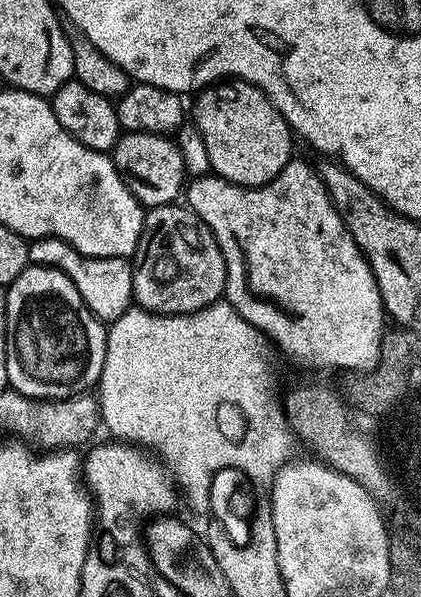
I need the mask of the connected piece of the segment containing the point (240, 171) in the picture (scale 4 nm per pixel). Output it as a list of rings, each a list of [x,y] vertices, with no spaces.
[[[228,78],[203,89],[196,98],[196,109],[191,109],[190,116],[196,119],[194,126],[206,142],[210,169],[215,175],[244,188],[260,188],[293,159],[294,133],[262,90],[244,80]]]

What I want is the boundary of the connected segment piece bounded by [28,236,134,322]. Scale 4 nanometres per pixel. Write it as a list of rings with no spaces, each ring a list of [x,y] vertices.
[[[44,236],[40,240],[33,240],[28,245],[29,265],[37,264],[43,268],[57,268],[78,286],[78,294],[82,294],[82,302],[99,320],[111,322],[119,318],[123,312],[133,307],[132,270],[133,265],[125,257],[94,258],[83,256],[74,246],[53,236]]]

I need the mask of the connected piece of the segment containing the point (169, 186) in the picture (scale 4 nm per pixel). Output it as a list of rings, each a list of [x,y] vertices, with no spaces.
[[[124,132],[112,147],[111,158],[122,182],[145,209],[171,204],[186,184],[184,163],[175,139],[154,132]]]

